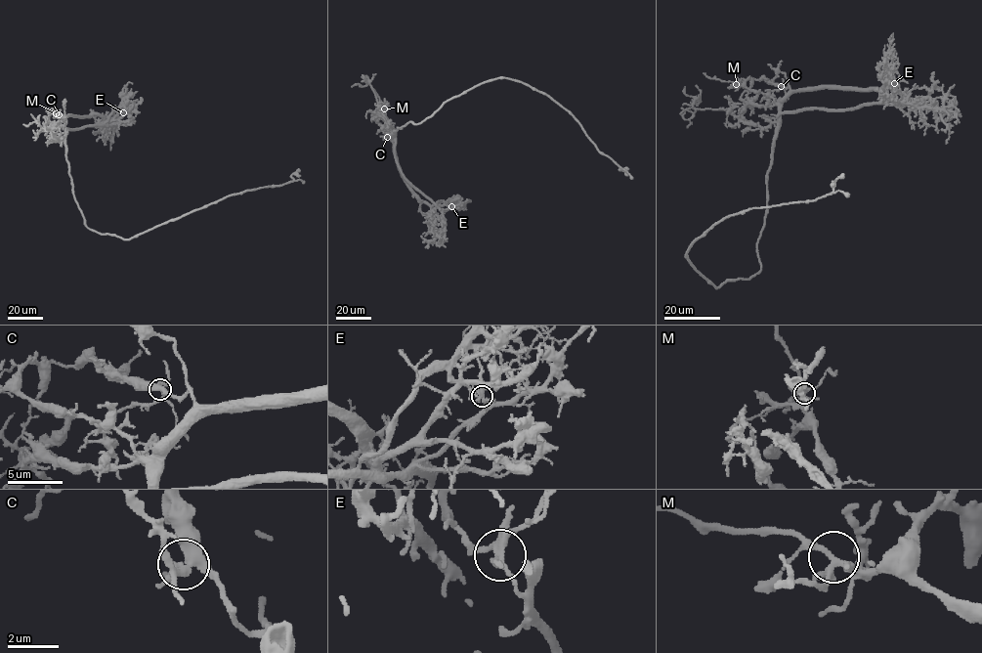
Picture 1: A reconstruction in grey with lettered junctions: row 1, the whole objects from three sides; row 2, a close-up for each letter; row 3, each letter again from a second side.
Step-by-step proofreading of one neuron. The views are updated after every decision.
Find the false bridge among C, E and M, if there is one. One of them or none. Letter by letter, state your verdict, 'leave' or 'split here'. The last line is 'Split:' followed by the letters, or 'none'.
C: leave
E: split here
M: leave
Split: E

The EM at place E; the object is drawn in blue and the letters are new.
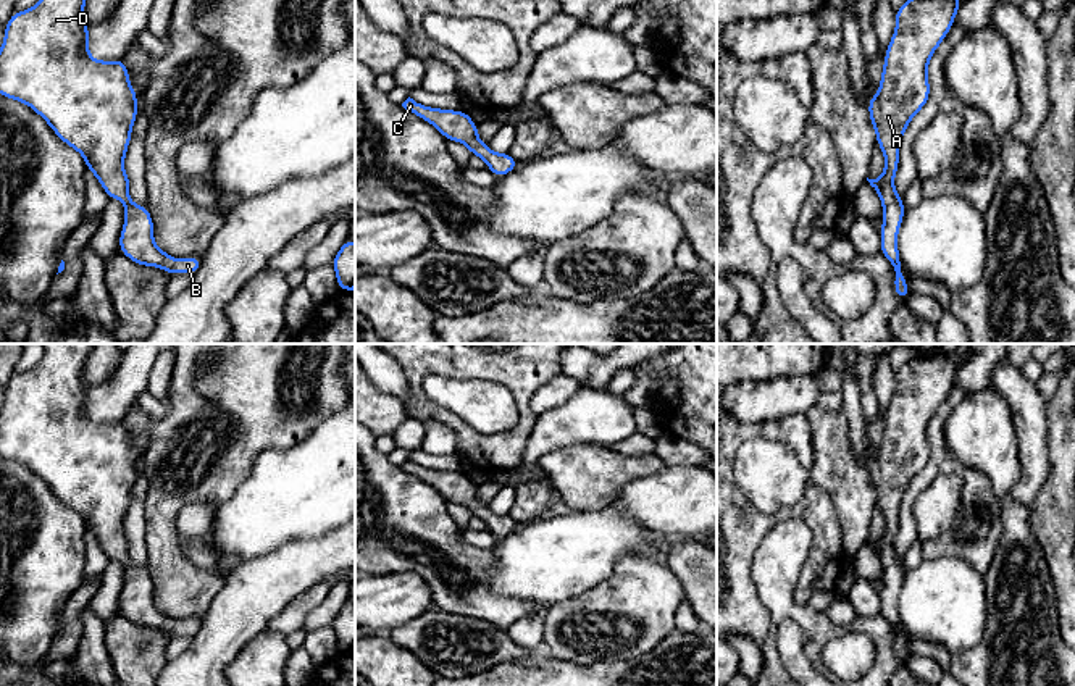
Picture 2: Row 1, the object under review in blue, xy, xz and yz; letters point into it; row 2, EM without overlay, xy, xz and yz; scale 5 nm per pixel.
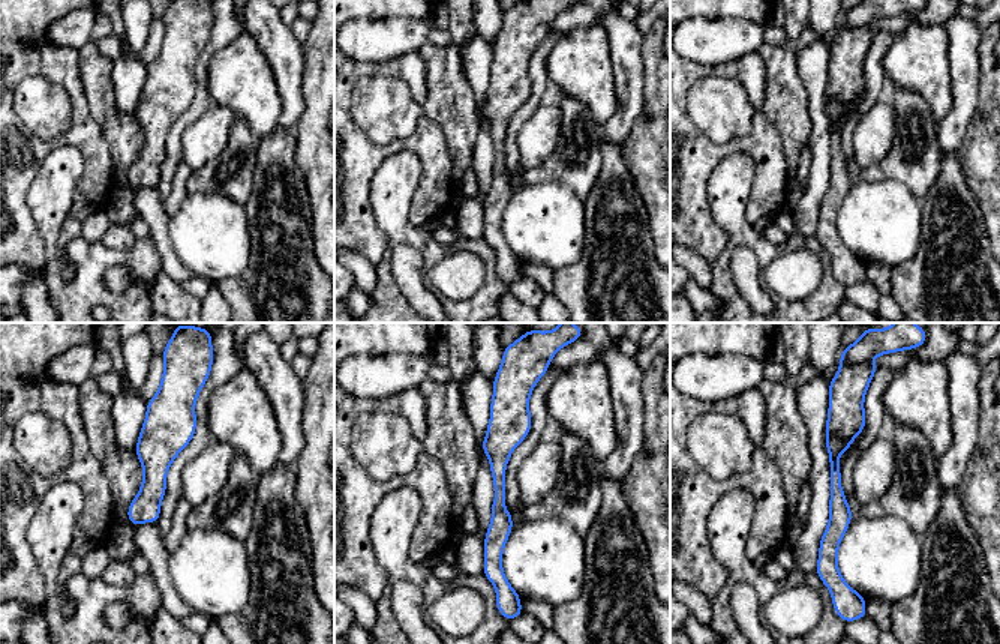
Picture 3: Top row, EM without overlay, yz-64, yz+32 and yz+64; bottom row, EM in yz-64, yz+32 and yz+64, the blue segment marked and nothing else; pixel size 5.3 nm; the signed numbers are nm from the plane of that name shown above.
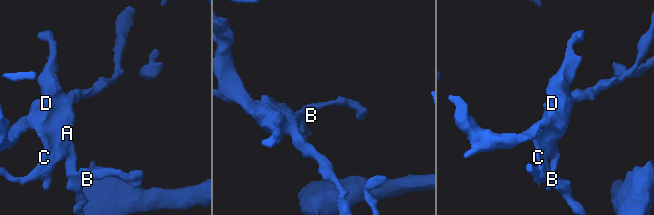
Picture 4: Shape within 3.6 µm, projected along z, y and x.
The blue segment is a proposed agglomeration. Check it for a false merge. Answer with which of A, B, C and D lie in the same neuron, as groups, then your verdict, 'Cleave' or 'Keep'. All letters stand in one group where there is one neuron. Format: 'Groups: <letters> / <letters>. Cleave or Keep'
Groups: A C D / B. Cleave

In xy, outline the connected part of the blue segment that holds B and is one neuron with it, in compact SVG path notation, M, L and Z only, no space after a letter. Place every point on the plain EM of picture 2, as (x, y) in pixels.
M129 555L123 557L124 589L123 615L137 626L157 628L174 638L178 633L195 636L202 626L202 618L173 620L161 613L153 602L153 581L148 568L136 567Z

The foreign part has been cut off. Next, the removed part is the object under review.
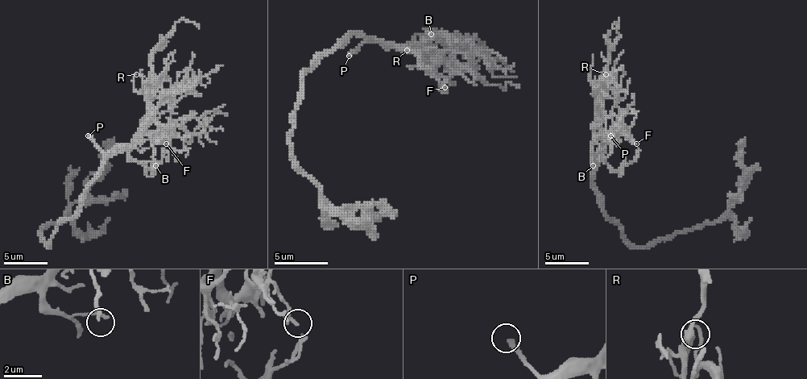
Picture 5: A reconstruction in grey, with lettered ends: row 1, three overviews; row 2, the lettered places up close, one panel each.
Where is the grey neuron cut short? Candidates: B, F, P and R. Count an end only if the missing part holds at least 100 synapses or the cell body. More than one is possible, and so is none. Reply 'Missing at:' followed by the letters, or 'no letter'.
Missing at: P

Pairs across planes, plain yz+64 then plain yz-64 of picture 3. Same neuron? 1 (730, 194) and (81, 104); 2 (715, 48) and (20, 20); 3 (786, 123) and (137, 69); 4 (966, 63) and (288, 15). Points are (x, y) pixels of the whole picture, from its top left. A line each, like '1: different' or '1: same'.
1: different
2: different
3: different
4: different

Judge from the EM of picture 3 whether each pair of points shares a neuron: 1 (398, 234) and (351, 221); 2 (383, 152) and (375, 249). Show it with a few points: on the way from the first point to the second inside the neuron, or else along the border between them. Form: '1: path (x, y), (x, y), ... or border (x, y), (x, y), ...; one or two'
1: border (368, 197), (387, 239), (387, 251), (377, 264); two
2: path (359, 174), (357, 225); one

